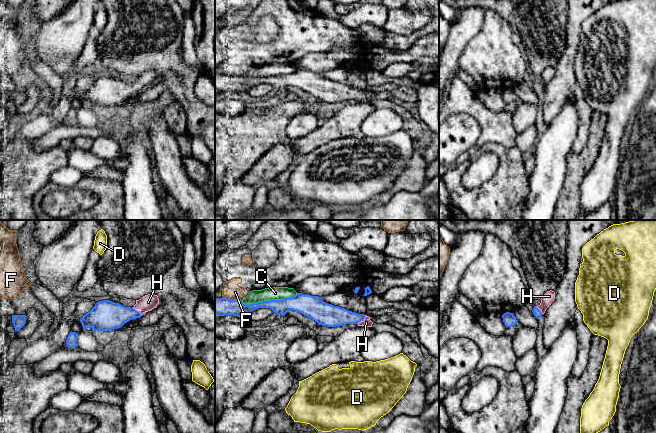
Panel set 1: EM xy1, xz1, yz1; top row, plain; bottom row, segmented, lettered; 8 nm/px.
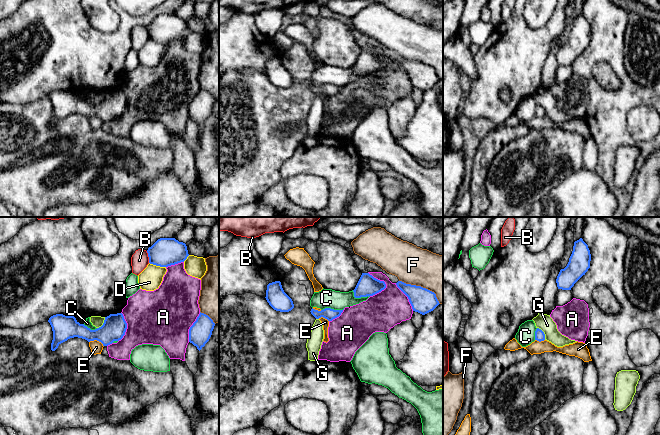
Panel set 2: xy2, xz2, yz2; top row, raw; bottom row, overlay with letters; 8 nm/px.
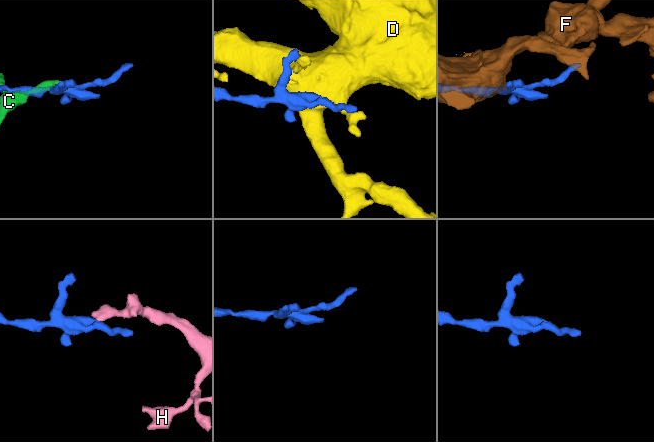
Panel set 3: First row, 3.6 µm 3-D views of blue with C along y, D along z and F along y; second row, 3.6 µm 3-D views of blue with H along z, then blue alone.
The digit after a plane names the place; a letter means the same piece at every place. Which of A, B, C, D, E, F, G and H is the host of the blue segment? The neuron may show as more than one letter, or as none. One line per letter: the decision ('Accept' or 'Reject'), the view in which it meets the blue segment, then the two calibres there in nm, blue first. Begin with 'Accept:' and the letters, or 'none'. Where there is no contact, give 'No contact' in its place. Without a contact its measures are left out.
Accept: H
A: Reject. Touches blue in xz2. Thickness 160 nm (blue) against 300 nm
B: Reject. Touches blue in xy2. Thickness 220 nm (blue) against 140 nm
C: Reject. Touches blue in xz1. Thickness 150 nm (blue) against 110 nm
D: Reject. Touches blue in xy2. Thickness 220 nm (blue) against 180 nm
E: Reject. Touches blue in xy2. Thickness 190 nm (blue) against 100 nm
F: Reject. Touches blue in xz2. Thickness 200 nm (blue) against 320 nm
G: Reject. Touches blue in yz2. Thickness 80 nm (blue) against 130 nm
H: Accept. Touches blue in xz1. Thickness 170 nm (blue) against 70 nm

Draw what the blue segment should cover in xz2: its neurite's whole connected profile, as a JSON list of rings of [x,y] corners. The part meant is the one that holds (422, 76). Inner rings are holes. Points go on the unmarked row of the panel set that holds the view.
[[[398,57],[396,61],[408,73],[415,88],[425,91],[433,87],[440,80],[436,70],[426,64],[406,60],[402,57]]]

